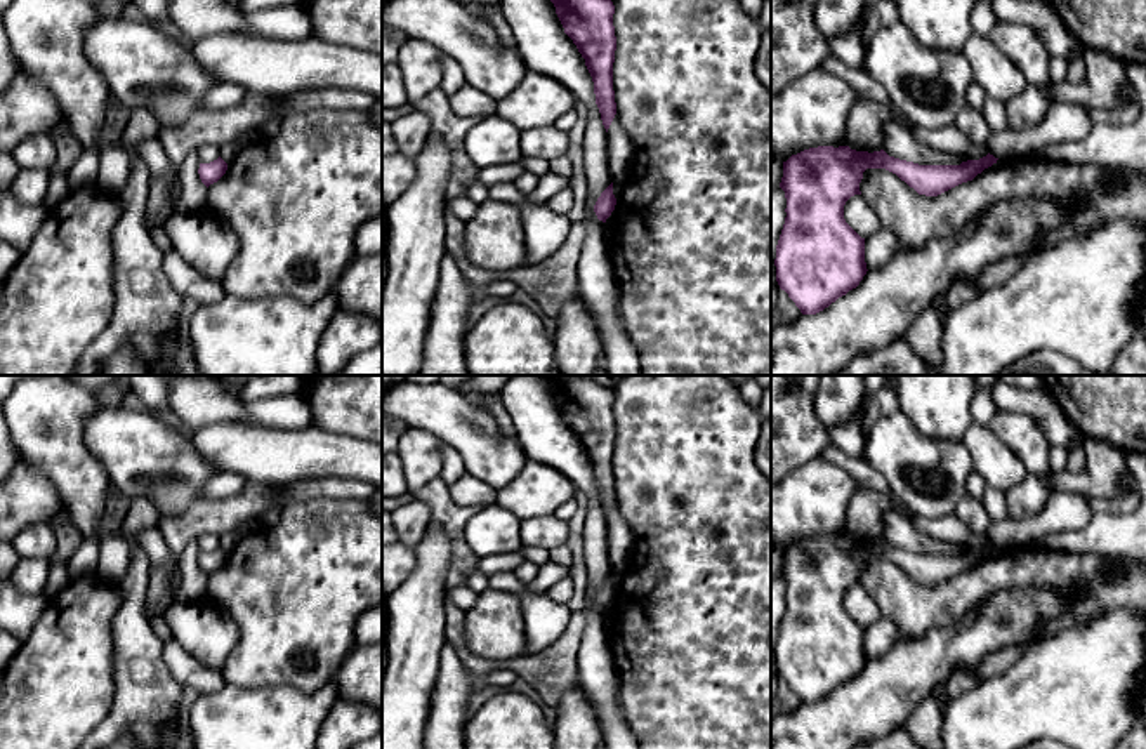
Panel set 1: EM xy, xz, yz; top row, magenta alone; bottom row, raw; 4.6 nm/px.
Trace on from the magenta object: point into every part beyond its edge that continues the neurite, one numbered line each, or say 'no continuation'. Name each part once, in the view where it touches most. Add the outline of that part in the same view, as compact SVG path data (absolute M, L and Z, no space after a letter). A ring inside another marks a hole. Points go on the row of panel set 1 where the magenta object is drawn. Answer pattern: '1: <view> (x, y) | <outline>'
no continuation

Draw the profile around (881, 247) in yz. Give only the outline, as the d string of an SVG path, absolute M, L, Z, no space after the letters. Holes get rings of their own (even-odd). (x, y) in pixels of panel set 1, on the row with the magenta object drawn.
M879 229L865 238L865 262L868 271L886 266L896 254L899 254L899 243L891 231Z

